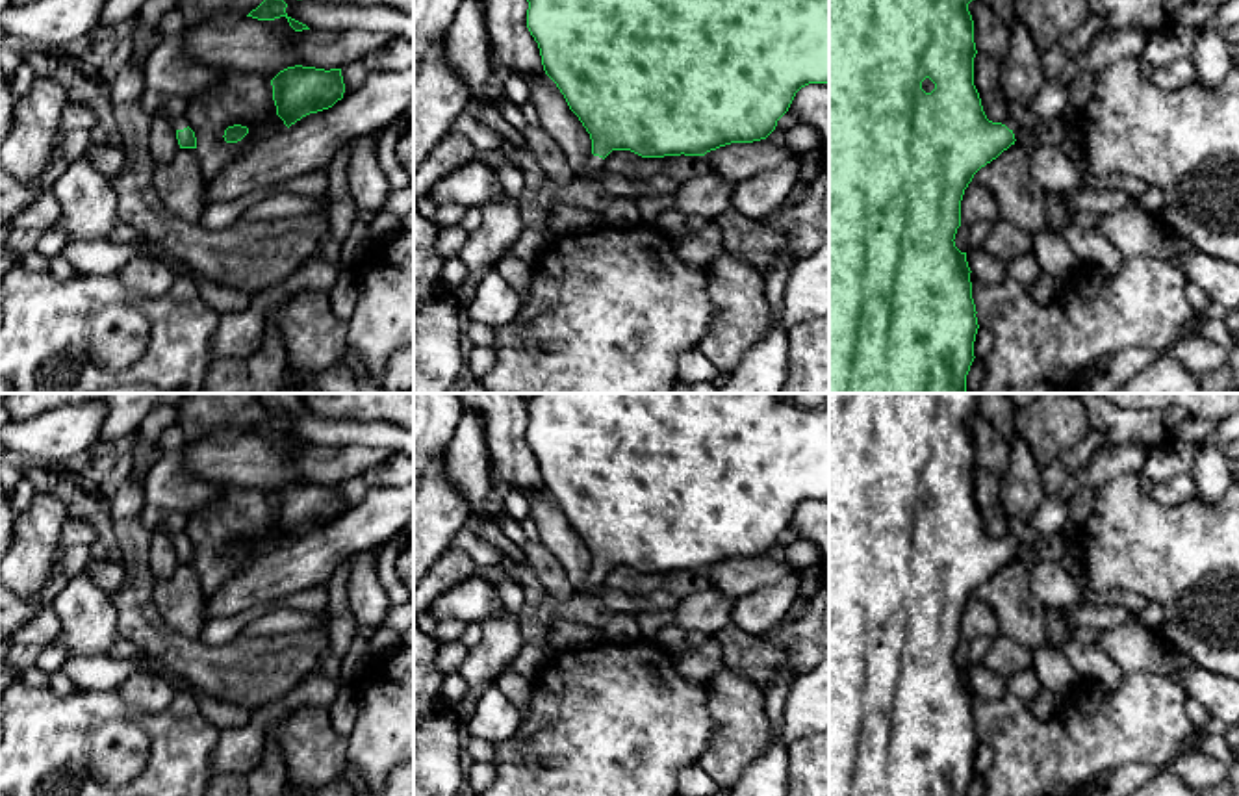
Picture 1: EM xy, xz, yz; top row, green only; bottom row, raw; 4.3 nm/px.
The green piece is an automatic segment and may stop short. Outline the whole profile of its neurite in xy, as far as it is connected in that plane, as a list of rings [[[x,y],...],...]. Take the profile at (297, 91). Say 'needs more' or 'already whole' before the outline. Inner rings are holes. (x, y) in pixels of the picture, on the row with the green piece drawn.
already whole; [[[287,67],[273,80],[276,115],[289,128],[302,117],[332,108],[343,98],[341,69]]]

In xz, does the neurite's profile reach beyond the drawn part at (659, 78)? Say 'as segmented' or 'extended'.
extended

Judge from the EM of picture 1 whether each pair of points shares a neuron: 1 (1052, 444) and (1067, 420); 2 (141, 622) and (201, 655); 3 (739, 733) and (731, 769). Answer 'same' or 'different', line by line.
1: same
2: same
3: same

